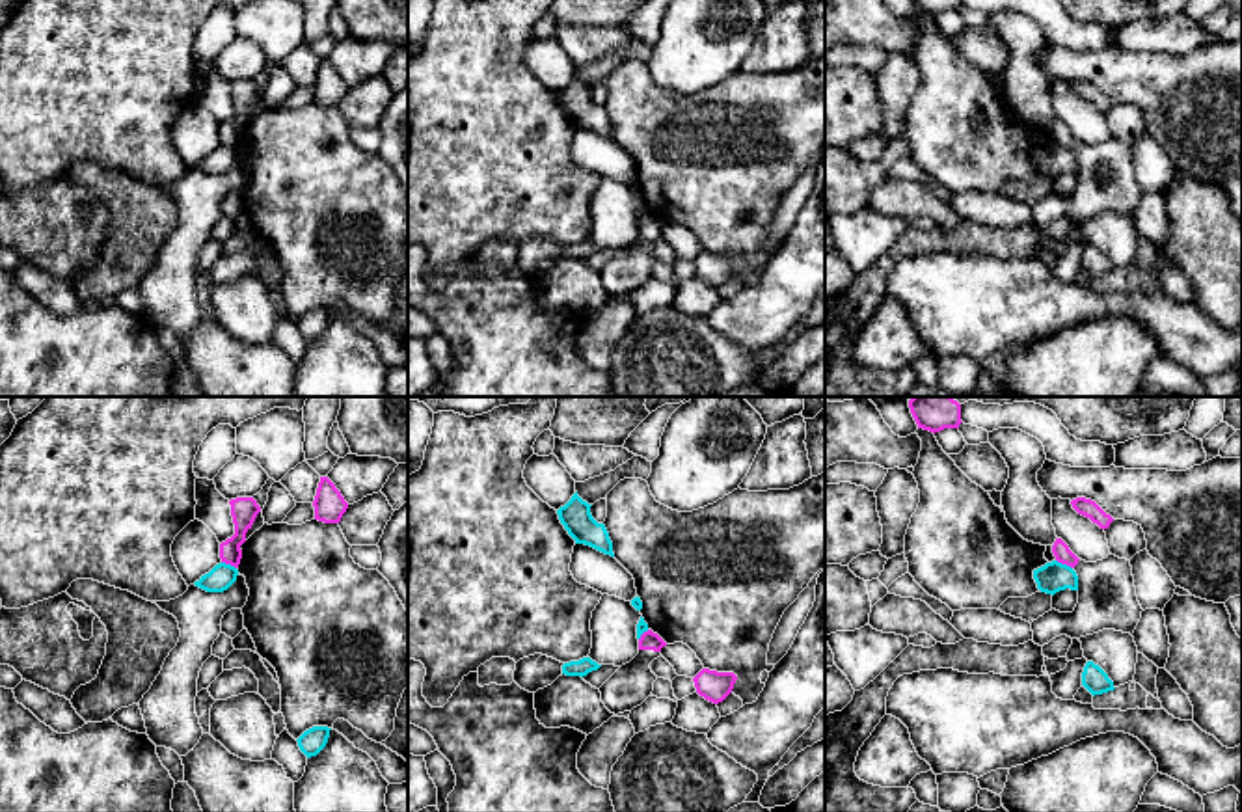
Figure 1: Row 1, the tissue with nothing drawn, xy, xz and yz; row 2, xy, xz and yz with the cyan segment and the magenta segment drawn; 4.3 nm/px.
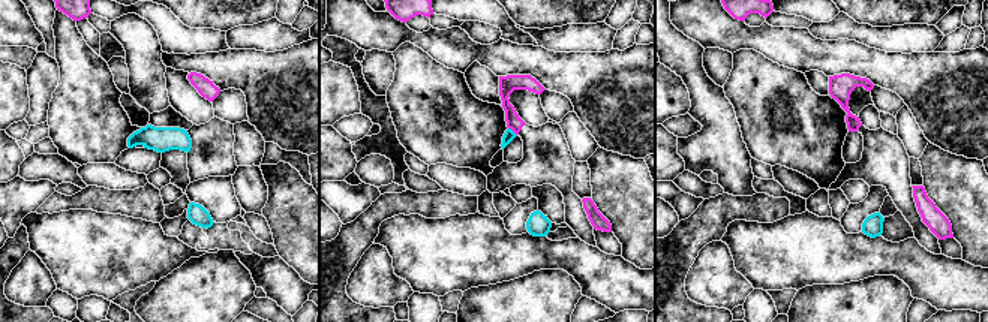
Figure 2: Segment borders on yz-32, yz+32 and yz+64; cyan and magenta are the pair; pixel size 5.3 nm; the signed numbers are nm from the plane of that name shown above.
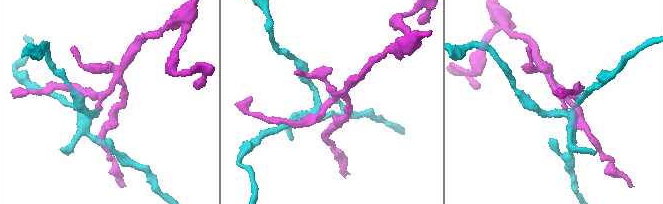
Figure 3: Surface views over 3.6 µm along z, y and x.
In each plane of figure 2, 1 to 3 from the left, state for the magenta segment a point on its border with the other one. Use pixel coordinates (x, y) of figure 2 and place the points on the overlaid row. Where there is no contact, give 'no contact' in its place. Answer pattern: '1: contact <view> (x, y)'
1: no contact
2: contact yz+32 (513, 132)
3: no contact

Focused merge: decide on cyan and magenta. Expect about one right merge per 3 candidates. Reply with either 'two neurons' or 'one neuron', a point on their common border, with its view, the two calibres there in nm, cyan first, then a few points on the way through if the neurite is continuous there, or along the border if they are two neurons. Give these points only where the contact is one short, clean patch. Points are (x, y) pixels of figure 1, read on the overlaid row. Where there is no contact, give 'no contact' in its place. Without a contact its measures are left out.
two neurons | yz (1064, 565) | 130/70 nm | along yz (1056, 559), (1071, 568)

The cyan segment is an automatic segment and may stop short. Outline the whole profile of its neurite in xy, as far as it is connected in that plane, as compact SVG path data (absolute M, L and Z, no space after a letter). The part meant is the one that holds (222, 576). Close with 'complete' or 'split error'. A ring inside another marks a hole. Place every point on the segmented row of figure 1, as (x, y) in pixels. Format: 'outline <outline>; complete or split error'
outline M220 562L194 585L207 592L223 592L236 581L236 575L238 570L235 566Z; complete

